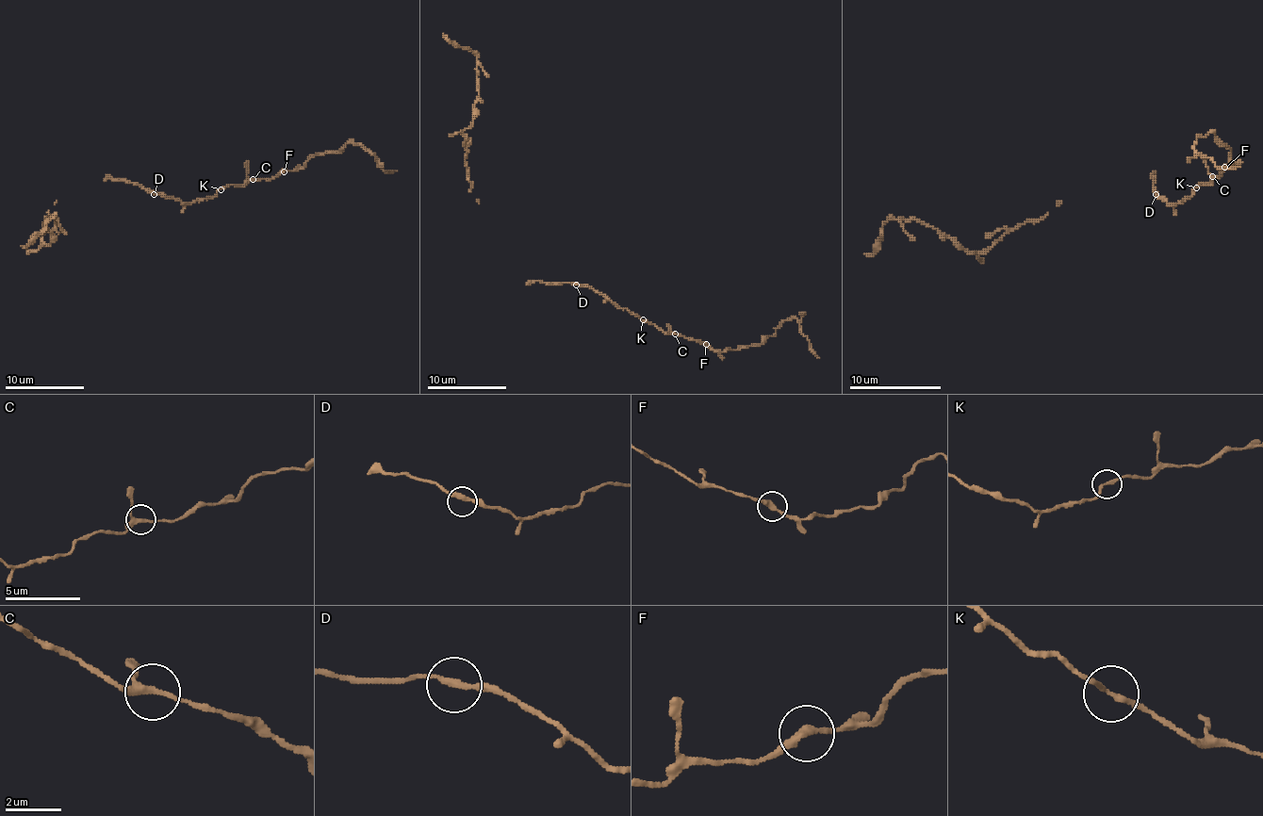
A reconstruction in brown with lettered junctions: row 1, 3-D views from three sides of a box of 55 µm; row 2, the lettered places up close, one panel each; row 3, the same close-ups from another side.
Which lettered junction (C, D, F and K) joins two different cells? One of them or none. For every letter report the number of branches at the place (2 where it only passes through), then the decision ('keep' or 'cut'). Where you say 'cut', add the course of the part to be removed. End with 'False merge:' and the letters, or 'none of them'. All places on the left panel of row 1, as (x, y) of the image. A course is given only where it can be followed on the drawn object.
C: 3 | keep
D: 2 | keep
F: 2 | keep
K: 2 | keep
False merge: none of them

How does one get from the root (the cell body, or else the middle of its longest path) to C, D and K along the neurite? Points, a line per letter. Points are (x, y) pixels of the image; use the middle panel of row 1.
C: (558, 283), (585, 285), (605, 294), (621, 308), (627, 308), (664, 332), (675, 334)
D: (558, 283), (576, 285)
K: (558, 283), (585, 285), (643, 320)

